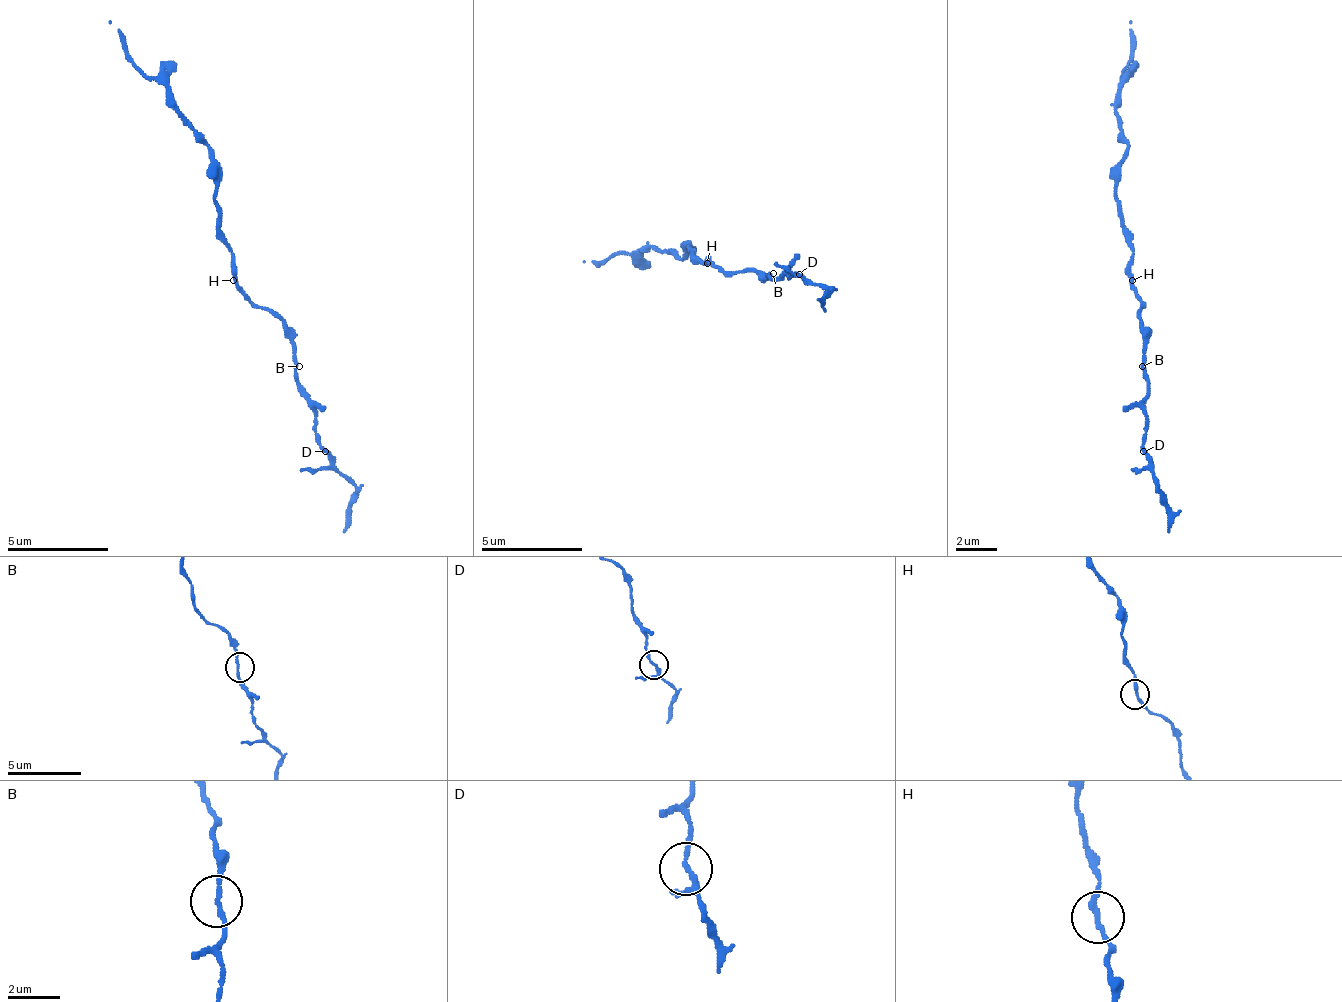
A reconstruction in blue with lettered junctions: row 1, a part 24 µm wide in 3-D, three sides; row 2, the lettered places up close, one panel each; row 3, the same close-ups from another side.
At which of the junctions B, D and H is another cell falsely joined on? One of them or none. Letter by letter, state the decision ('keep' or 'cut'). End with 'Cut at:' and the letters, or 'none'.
B: keep
D: keep
H: keep
Cut at: none

